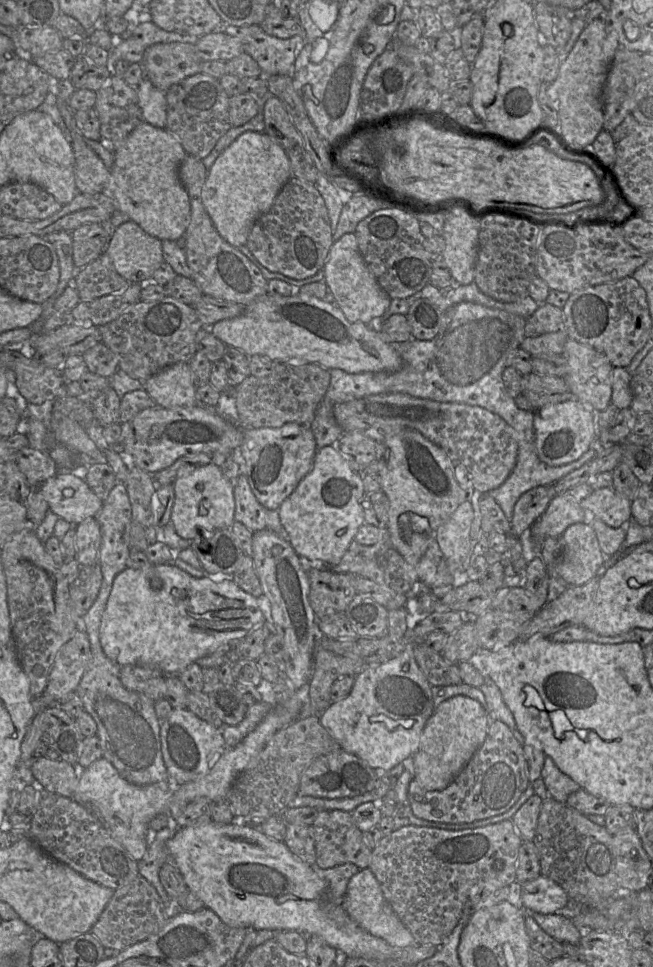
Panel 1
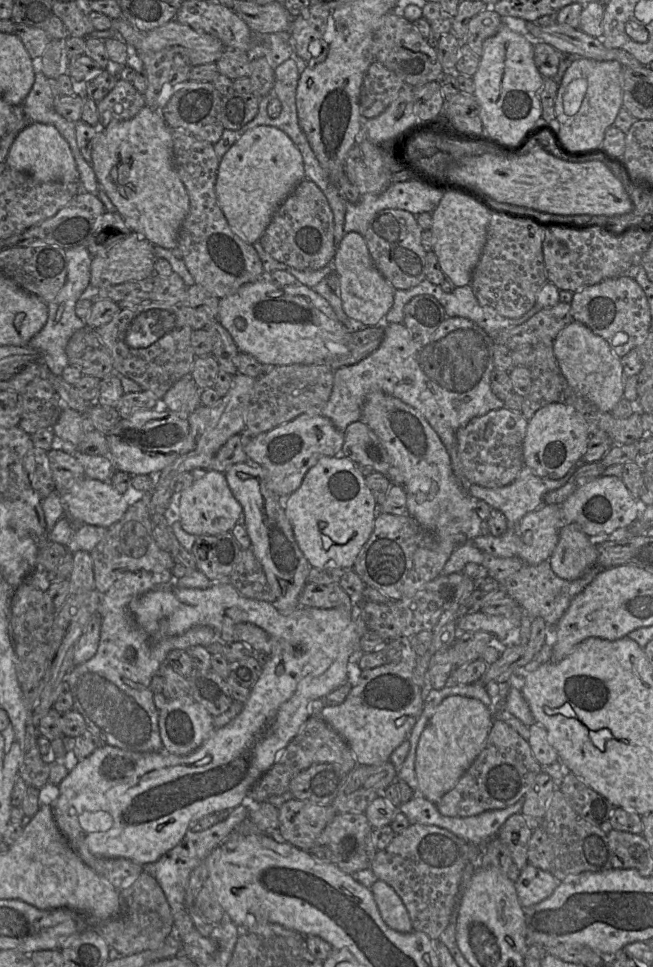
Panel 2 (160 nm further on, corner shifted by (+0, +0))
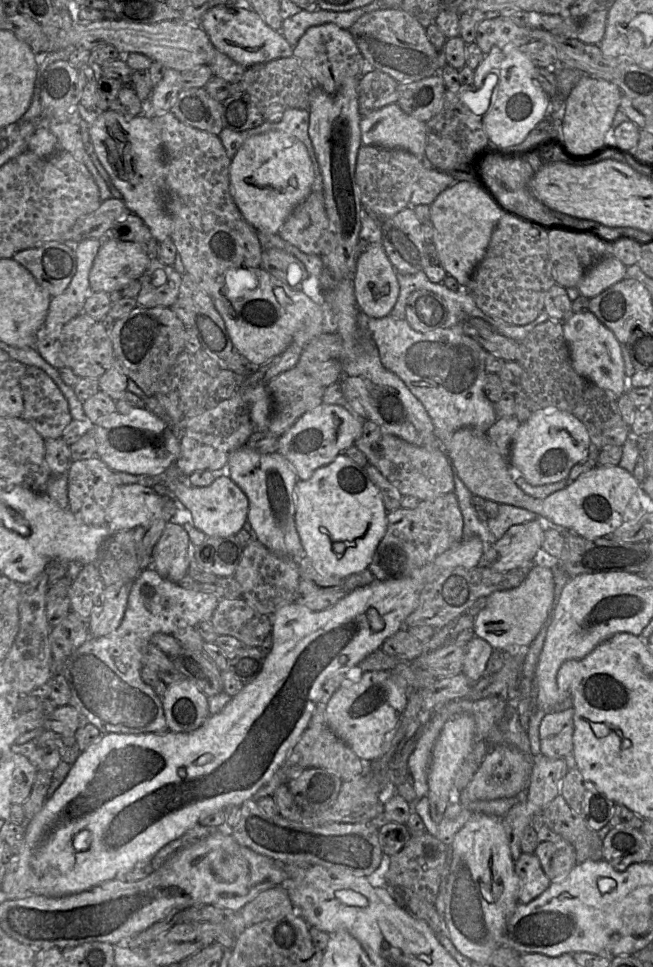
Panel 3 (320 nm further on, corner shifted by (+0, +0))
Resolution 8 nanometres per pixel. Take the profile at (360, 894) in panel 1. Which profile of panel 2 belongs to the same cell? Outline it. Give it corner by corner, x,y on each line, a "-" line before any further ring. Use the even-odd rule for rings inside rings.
377,880
370,888
378,910
386,925
400,933
413,931
408,911
395,890
387,883

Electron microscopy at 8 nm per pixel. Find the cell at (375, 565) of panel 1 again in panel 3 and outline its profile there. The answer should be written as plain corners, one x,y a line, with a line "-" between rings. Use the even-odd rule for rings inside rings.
451,492
433,500
420,501
414,509
399,508
387,514
387,529
369,565
376,580
400,580
434,561
463,540
463,516

